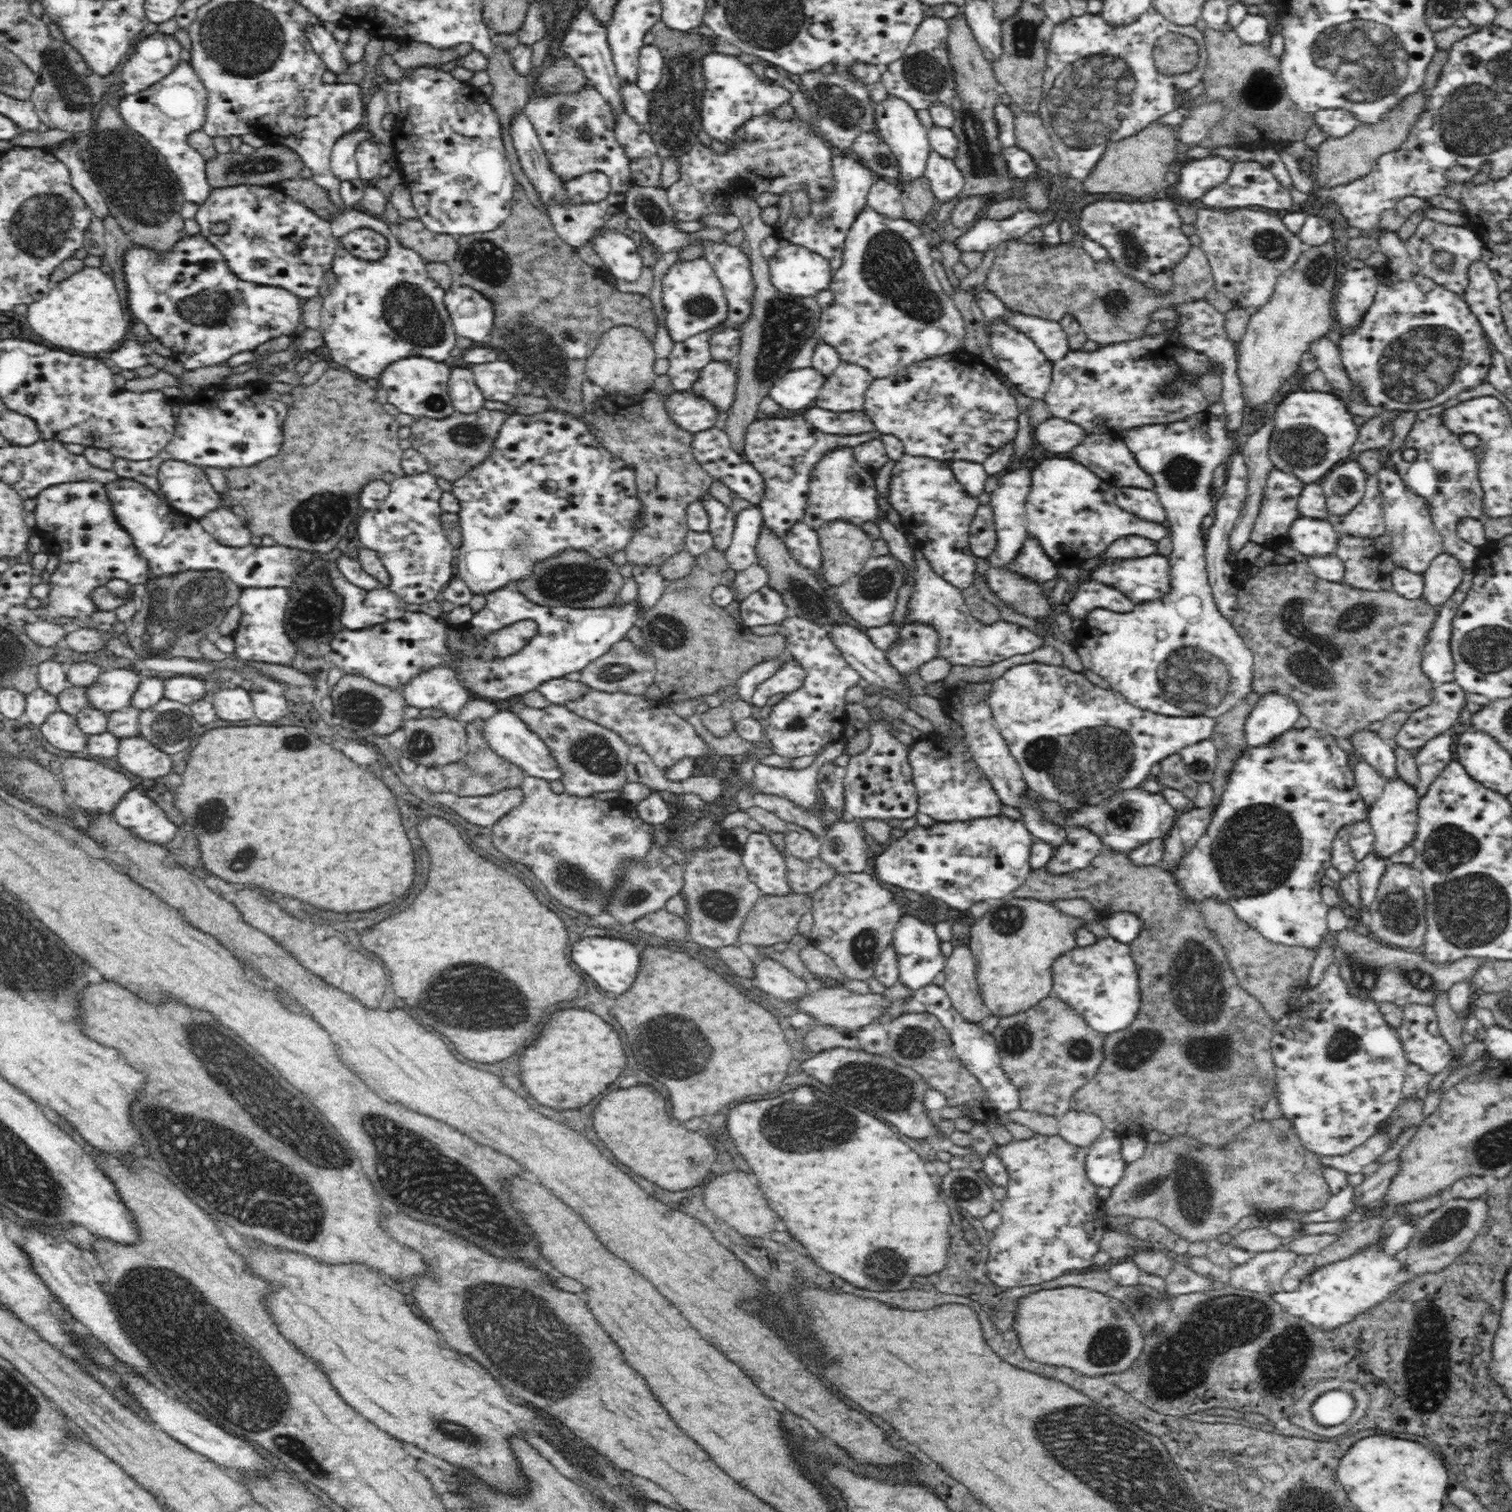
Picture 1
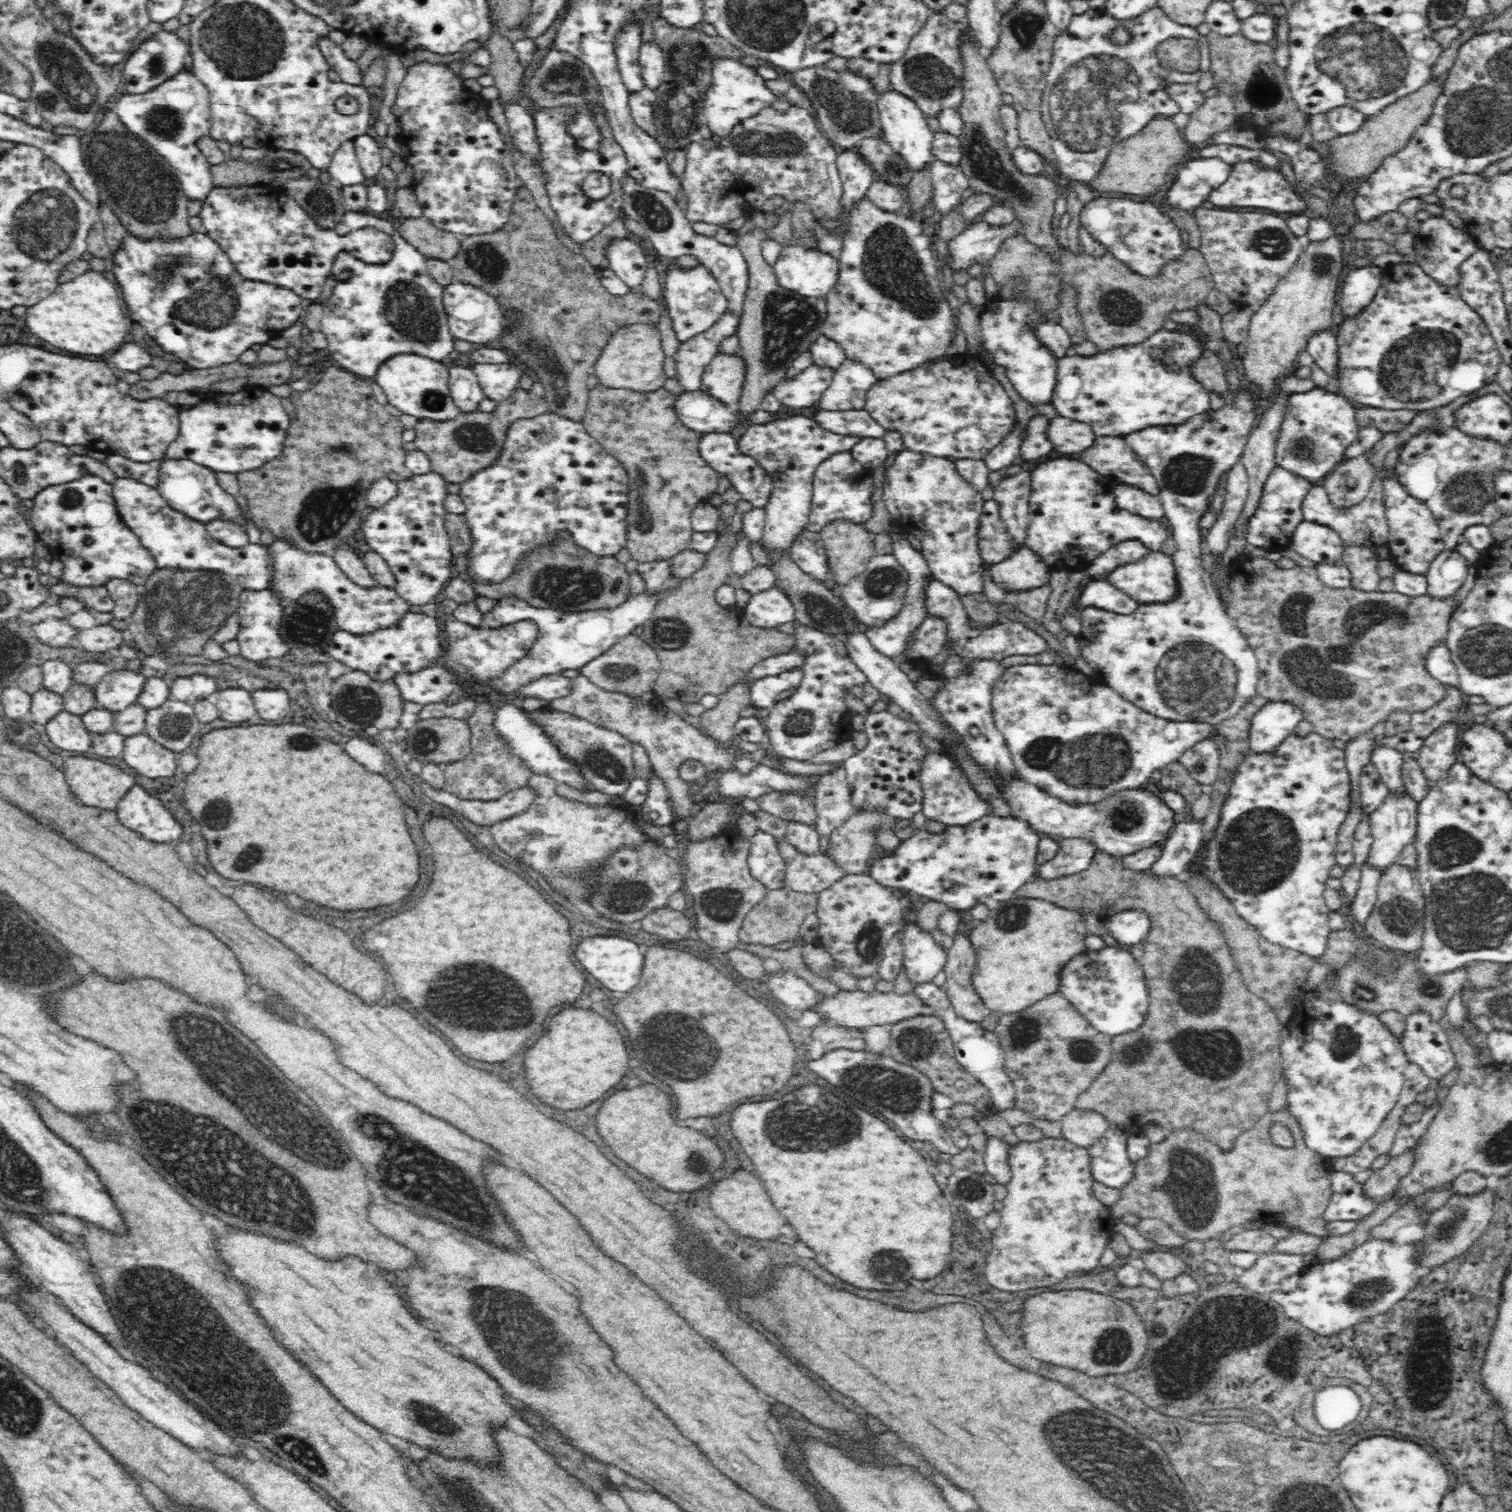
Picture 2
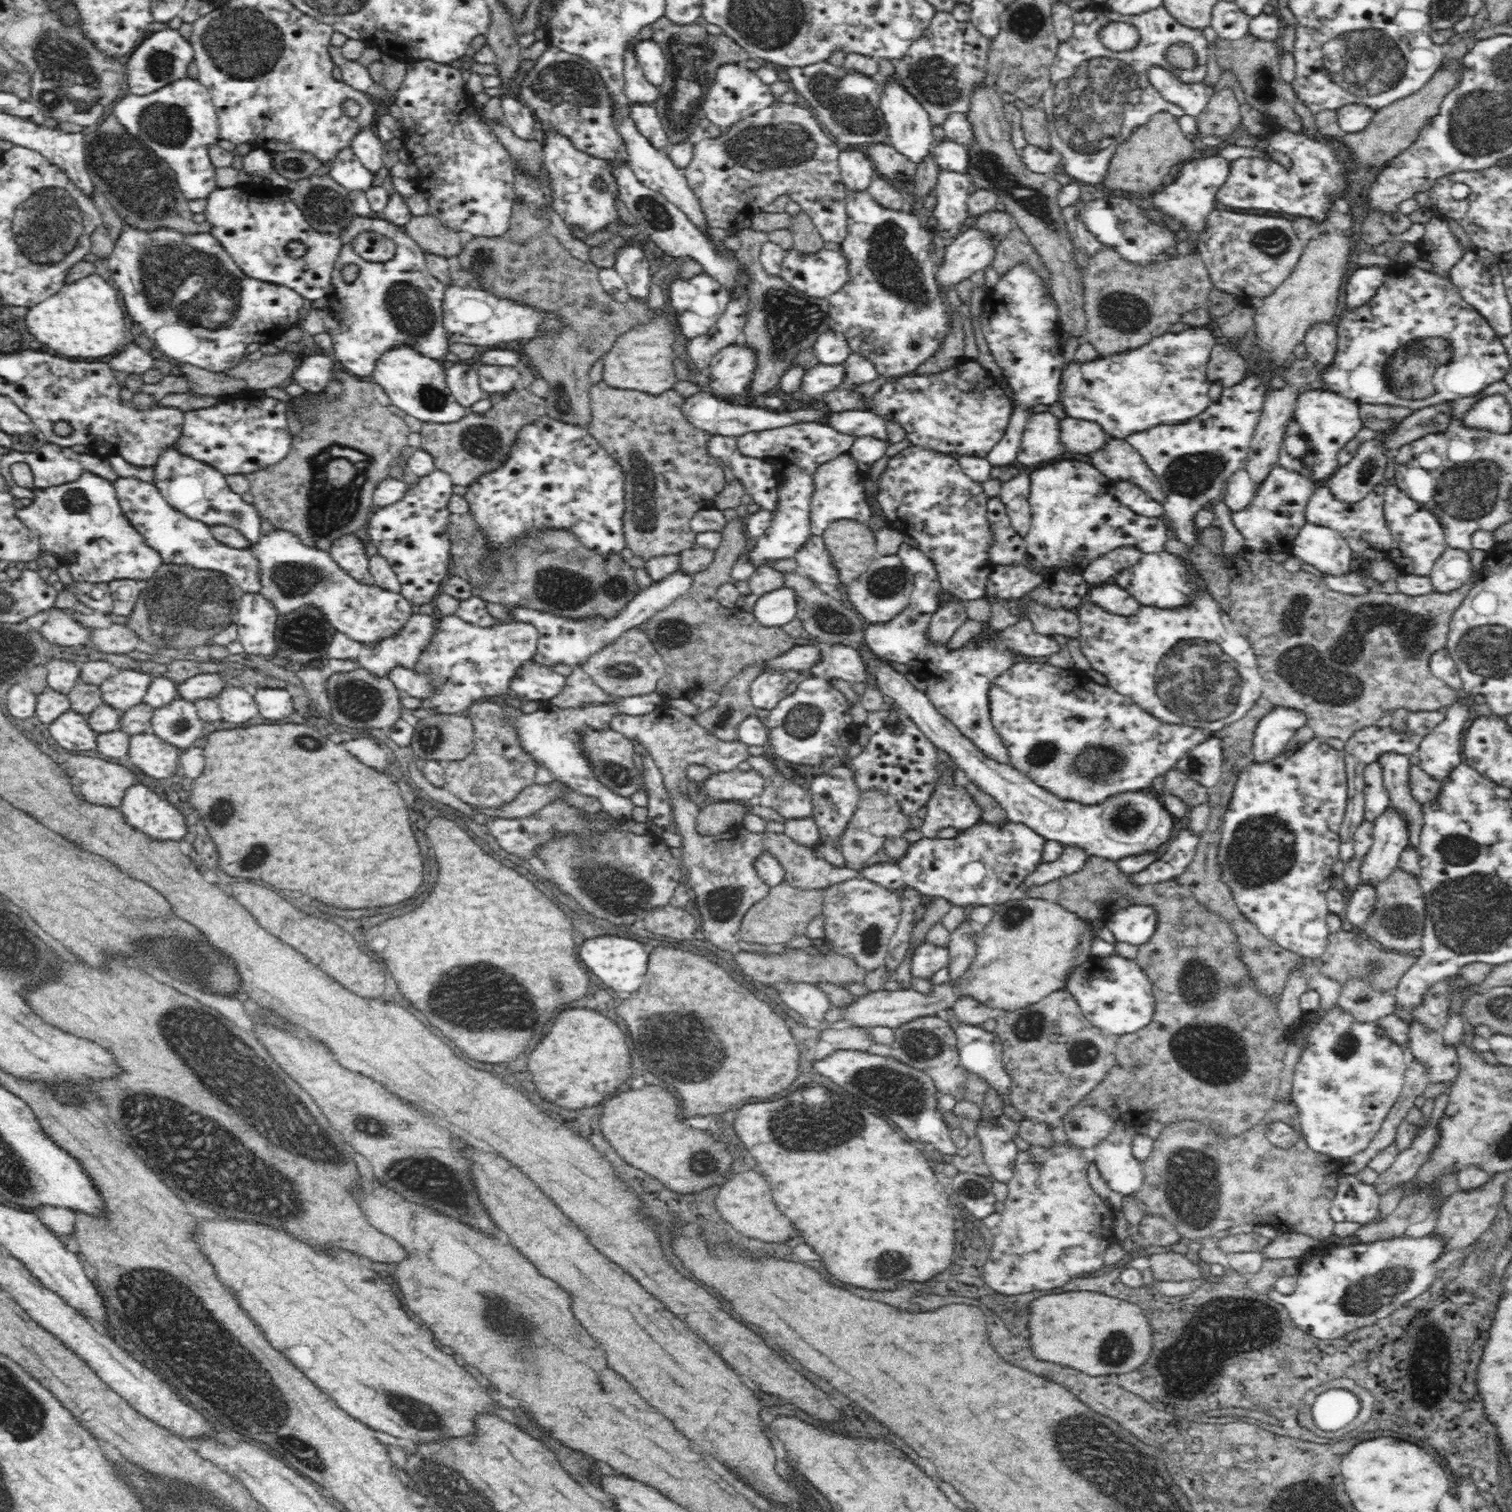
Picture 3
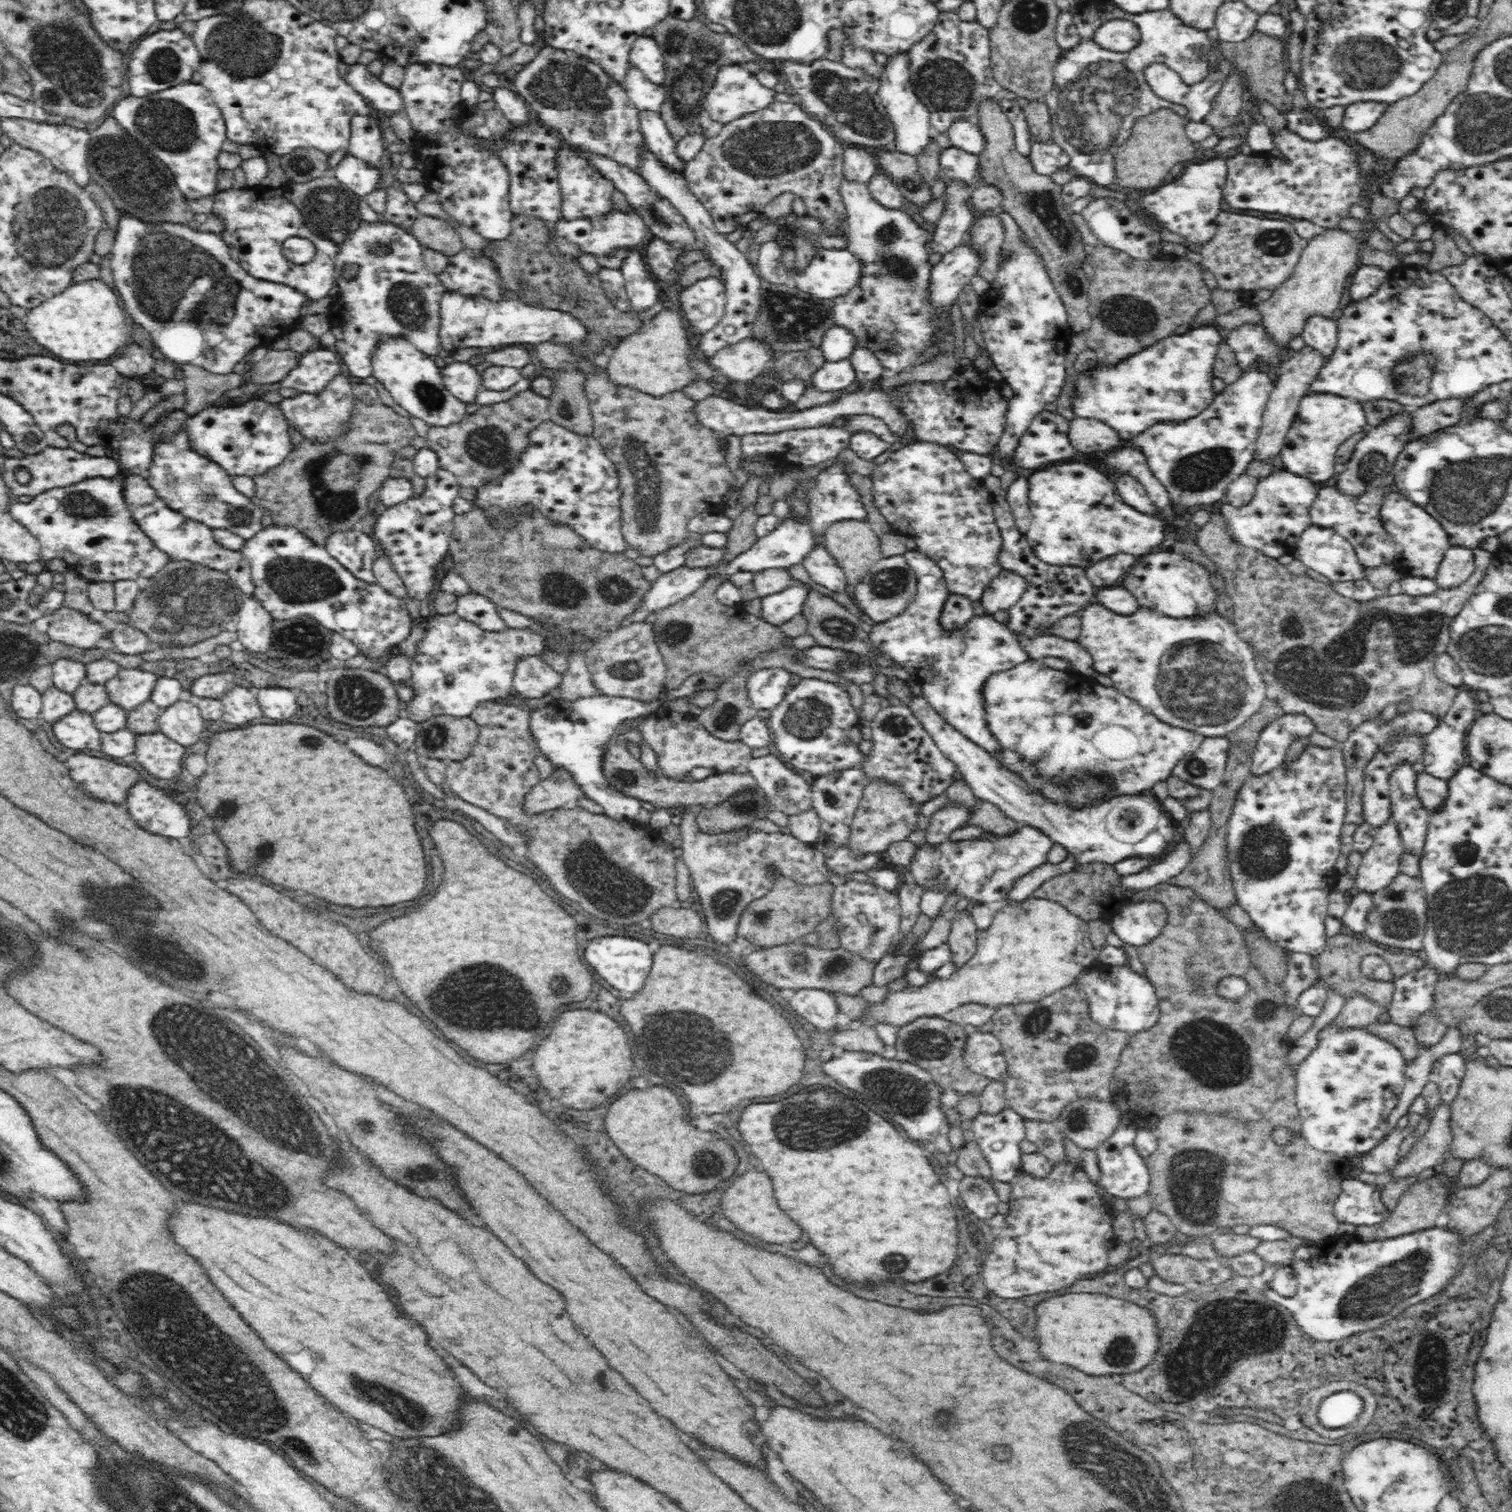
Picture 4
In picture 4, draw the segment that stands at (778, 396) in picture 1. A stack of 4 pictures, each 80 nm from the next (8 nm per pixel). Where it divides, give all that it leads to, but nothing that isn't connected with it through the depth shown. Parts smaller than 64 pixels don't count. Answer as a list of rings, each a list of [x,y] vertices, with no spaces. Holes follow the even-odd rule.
[[[851,358],[838,360],[838,362],[826,362],[812,378],[812,386],[820,391],[836,391],[852,386],[858,380],[856,369],[852,365]]]

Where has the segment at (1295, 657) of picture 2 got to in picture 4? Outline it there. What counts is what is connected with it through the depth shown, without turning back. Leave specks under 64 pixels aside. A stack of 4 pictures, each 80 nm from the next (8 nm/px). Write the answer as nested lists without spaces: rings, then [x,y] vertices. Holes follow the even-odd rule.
[[[1211,514],[1208,522],[1200,526],[1196,544],[1223,573],[1226,594],[1233,604],[1230,619],[1236,622],[1236,632],[1240,638],[1253,650],[1255,666],[1264,679],[1267,698],[1276,701],[1287,714],[1306,715],[1314,721],[1316,732],[1312,736],[1312,744],[1316,744],[1316,748],[1344,744],[1361,723],[1378,716],[1388,705],[1397,705],[1404,700],[1411,702],[1412,710],[1427,712],[1442,725],[1461,688],[1440,680],[1434,668],[1436,658],[1447,652],[1448,621],[1462,611],[1464,604],[1469,602],[1476,588],[1487,577],[1493,566],[1493,553],[1476,547],[1475,572],[1455,587],[1439,588],[1428,596],[1380,593],[1372,602],[1356,602],[1340,596],[1336,588],[1327,583],[1317,582],[1306,574],[1294,575],[1286,565],[1278,564],[1277,560],[1259,550],[1240,544],[1230,537],[1229,532],[1225,518],[1221,514]]]

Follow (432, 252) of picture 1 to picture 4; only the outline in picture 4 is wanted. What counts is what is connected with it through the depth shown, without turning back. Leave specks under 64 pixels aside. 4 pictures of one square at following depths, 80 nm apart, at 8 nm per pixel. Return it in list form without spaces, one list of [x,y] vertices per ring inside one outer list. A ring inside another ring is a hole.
[[[421,214],[416,218],[411,234],[423,247],[432,248],[448,256],[460,252],[464,247],[455,228],[445,220],[433,216]]]

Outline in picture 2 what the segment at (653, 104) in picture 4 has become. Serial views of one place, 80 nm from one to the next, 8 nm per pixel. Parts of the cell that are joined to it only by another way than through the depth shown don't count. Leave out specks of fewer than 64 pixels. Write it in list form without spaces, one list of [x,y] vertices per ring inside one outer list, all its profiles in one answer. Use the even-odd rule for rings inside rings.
[[[630,24],[616,38],[618,68],[629,95],[640,95],[640,92],[648,90],[639,63],[639,48],[642,44],[641,27],[642,24]]]

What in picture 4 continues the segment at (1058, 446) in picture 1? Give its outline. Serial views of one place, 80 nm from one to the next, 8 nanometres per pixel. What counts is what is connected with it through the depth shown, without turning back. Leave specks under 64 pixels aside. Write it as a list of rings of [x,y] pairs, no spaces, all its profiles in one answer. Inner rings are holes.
[[[1076,418],[1071,421],[1070,443],[1080,452],[1094,452],[1094,450],[1108,450],[1120,448],[1130,442],[1122,438],[1114,428],[1108,424],[1092,418]]]

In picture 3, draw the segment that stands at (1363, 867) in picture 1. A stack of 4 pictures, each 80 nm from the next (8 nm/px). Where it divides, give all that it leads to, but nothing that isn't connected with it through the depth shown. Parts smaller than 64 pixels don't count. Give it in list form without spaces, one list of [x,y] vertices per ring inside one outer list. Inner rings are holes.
[[[1359,884],[1353,893],[1343,916],[1345,926],[1346,928],[1365,930],[1366,923],[1372,914],[1372,908],[1376,903],[1375,888]]]

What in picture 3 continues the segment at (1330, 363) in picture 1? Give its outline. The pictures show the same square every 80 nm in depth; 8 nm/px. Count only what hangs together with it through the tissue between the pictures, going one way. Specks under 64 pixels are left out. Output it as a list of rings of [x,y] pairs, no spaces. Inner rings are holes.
[[[1316,322],[1306,331],[1304,342],[1308,354],[1321,367],[1332,363],[1337,348],[1337,326],[1335,322]]]

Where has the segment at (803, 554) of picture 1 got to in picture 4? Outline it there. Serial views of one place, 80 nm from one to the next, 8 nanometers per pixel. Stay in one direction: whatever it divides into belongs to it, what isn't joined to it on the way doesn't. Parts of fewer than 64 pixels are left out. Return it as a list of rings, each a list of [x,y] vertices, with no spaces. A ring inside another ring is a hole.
[[[815,544],[814,550],[804,560],[803,566],[812,578],[812,582],[824,586],[826,590],[838,592],[838,594],[849,594],[851,592],[851,586],[848,584],[844,570],[840,568],[836,559],[824,546]]]

